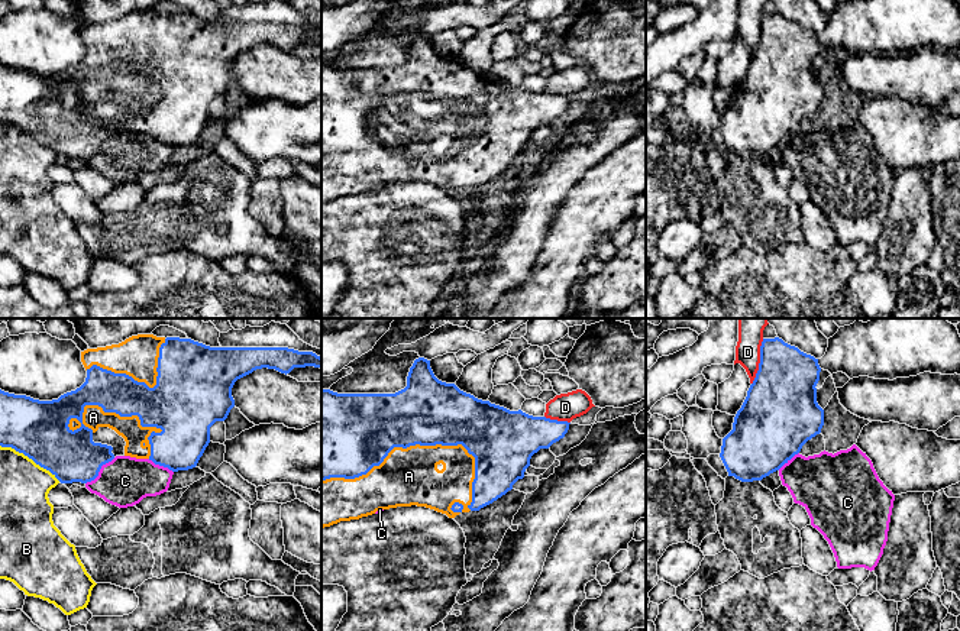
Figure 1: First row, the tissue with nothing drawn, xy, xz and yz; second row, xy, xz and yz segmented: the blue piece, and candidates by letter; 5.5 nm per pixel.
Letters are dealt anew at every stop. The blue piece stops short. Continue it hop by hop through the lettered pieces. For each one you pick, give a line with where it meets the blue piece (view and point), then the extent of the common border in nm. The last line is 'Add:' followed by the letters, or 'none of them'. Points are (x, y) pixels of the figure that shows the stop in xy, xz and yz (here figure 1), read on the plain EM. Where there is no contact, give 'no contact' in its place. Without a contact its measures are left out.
A: contact xz (397, 122); length 850 nm
Add: A

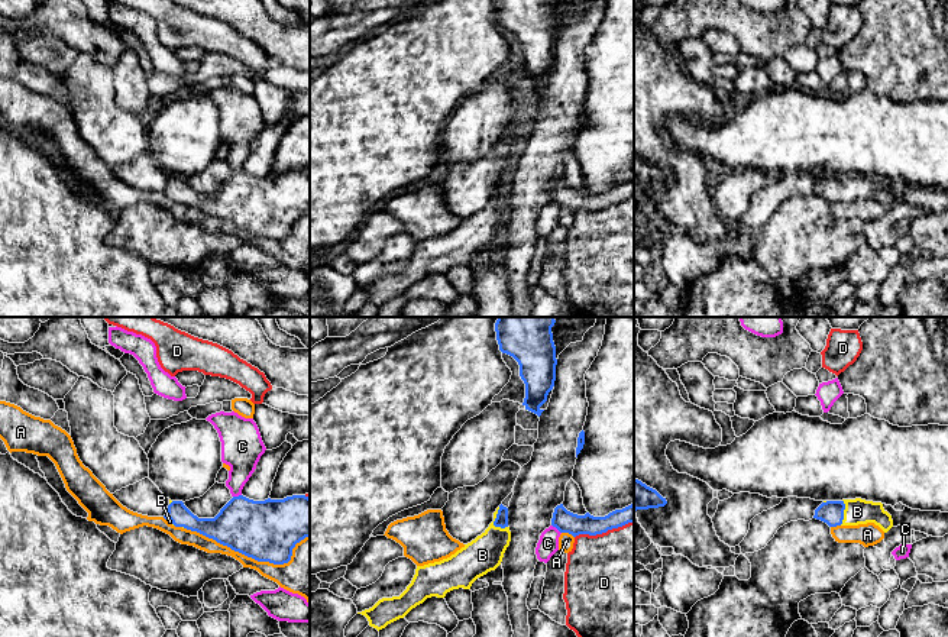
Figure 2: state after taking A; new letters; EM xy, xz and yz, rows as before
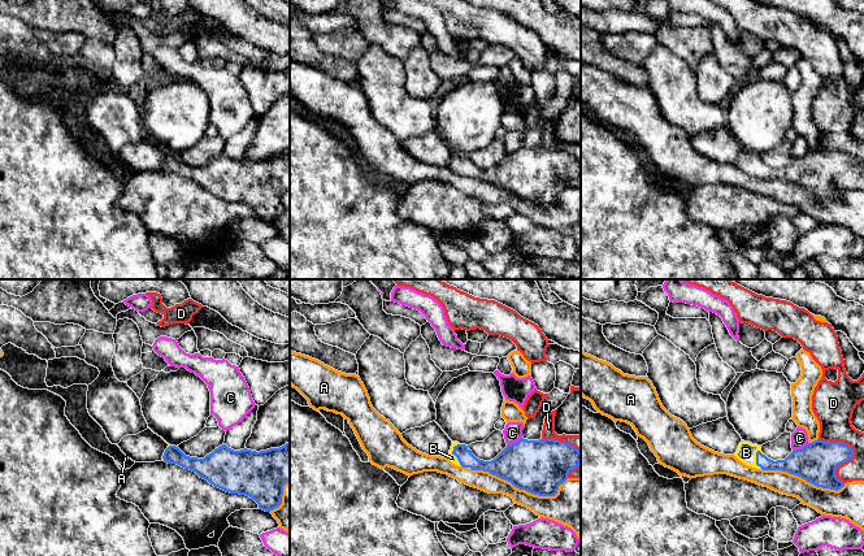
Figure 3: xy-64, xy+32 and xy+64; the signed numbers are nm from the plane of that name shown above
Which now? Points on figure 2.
B: contact xz (494, 197); length 130 nm
Add: B

